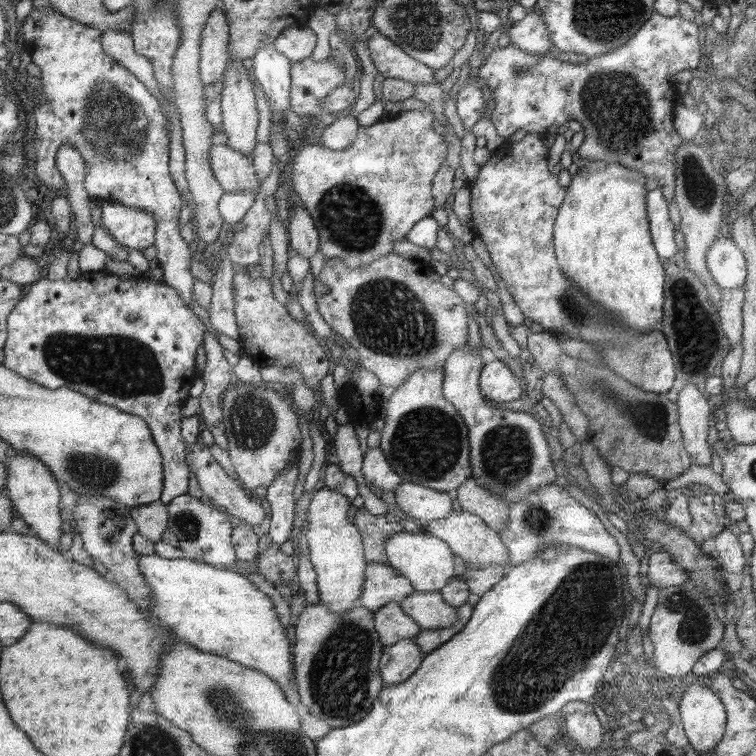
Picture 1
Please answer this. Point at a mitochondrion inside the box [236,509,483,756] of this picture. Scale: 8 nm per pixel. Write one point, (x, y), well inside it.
(340, 671)

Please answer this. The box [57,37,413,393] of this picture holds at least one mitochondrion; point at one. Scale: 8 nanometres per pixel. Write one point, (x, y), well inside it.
(121, 134)

